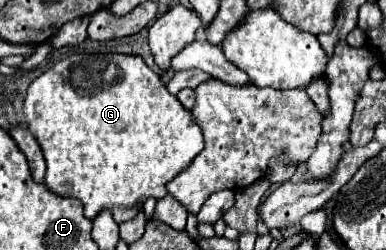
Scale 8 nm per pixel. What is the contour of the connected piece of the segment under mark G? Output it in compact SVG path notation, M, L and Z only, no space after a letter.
M113 53L113 55L71 55L67 59L59 61L55 67L51 67L49 71L45 71L41 77L37 77L25 95L25 103L23 103L23 115L25 115L25 125L27 129L33 133L33 137L37 139L37 143L41 145L43 157L47 161L47 175L45 175L45 185L51 193L61 195L61 197L73 197L79 199L85 207L85 215L89 219L93 219L99 211L109 209L113 213L113 219L117 223L129 221L137 215L137 211L141 209L141 205L145 203L147 197L155 197L161 199L167 195L165 185L185 167L193 161L193 157L203 149L203 135L201 129L195 125L191 113L179 103L179 99L175 95L171 95L167 91L167 87L163 85L161 77L151 71L145 61L139 55L121 55L121 53Z

